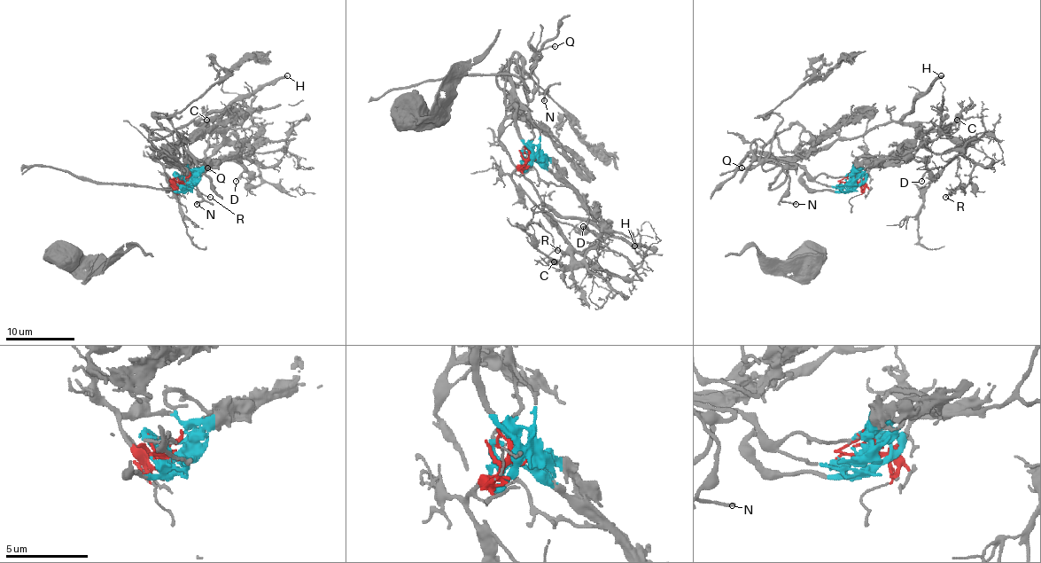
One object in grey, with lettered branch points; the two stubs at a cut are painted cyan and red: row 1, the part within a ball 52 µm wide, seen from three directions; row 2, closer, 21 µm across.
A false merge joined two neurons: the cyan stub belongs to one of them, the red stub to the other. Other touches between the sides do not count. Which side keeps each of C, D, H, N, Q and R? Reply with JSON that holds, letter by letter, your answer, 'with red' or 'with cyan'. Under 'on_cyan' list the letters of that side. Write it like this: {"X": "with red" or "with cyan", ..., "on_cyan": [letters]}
{"C": "with red", "D": "with red", "H": "with red", "N": "with cyan", "Q": "with cyan", "R": "with red", "on_cyan": ["N", "Q"]}

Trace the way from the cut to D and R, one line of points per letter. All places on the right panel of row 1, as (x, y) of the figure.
D: (850, 182), (856, 183), (872, 168), (897, 166), (914, 160), (923, 161), (927, 171), (921, 182)
R: (850, 182), (875, 168), (906, 163), (925, 136), (943, 132), (961, 145), (956, 173), (961, 182), (945, 197)

